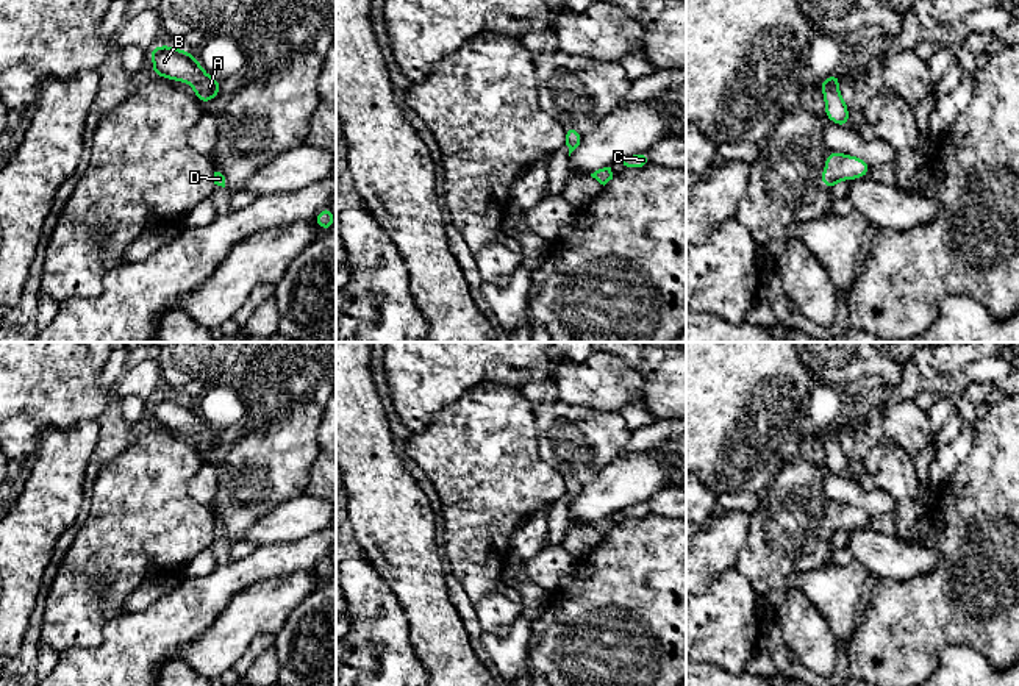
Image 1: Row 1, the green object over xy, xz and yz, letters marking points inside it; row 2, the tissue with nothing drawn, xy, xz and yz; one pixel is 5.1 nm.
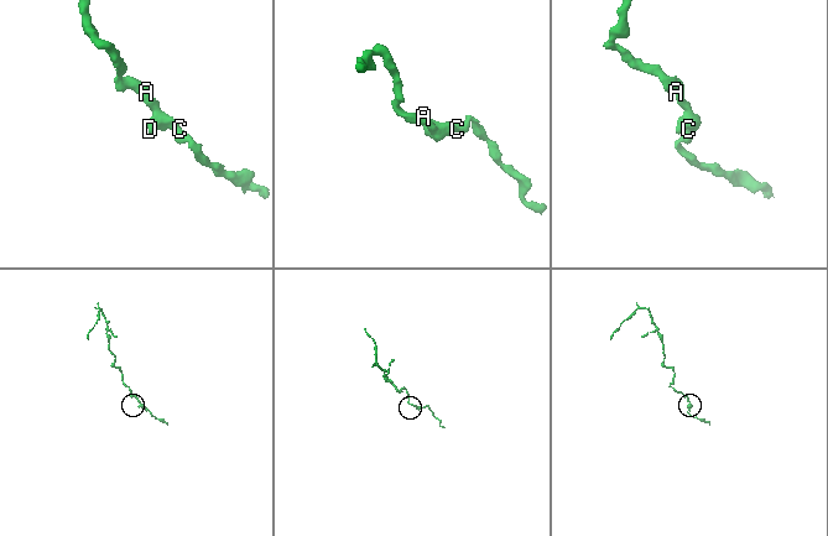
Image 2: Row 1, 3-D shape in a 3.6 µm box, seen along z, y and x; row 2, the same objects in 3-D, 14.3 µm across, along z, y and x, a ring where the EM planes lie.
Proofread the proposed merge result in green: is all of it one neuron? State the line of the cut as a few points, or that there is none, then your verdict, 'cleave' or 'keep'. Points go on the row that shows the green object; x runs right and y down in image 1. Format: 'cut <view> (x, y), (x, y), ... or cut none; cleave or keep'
cut none; keep

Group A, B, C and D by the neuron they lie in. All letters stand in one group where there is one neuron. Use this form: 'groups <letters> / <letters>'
groups A B C D

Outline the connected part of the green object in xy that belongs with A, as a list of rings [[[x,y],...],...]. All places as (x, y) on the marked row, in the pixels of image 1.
[[[158,45],[147,53],[152,55],[153,75],[191,84],[197,102],[208,103],[220,92],[220,81],[203,70],[194,53],[170,45]]]

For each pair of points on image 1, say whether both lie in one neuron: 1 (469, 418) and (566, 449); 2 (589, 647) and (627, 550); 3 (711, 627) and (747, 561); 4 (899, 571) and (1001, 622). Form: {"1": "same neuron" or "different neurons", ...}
{"1": "different neurons", "2": "same neuron", "3": "different neurons", "4": "different neurons"}

